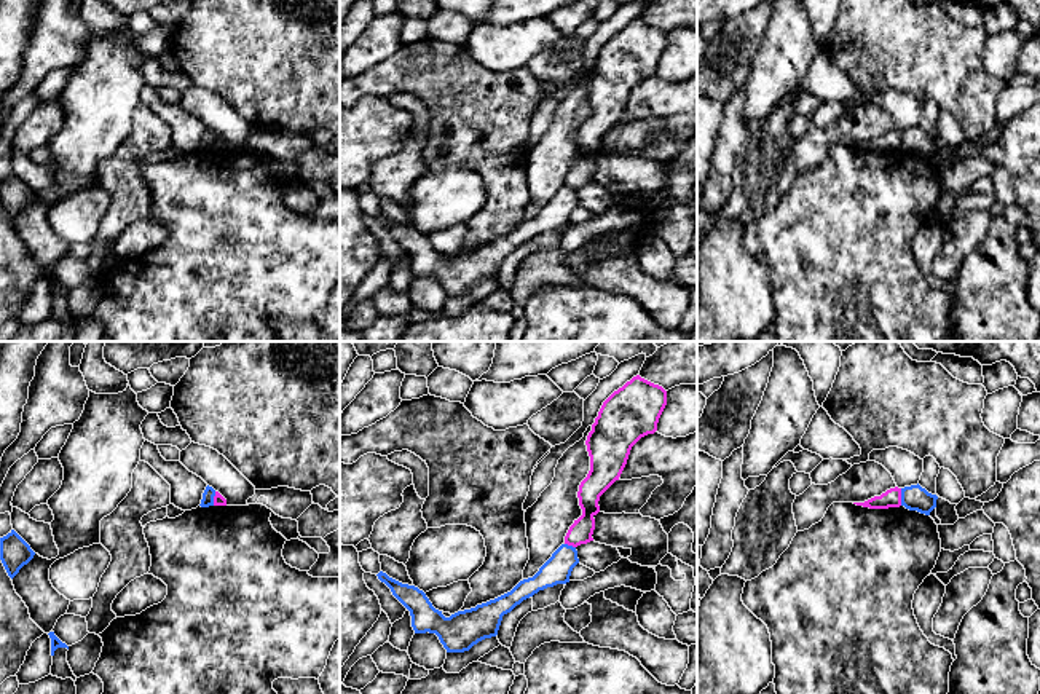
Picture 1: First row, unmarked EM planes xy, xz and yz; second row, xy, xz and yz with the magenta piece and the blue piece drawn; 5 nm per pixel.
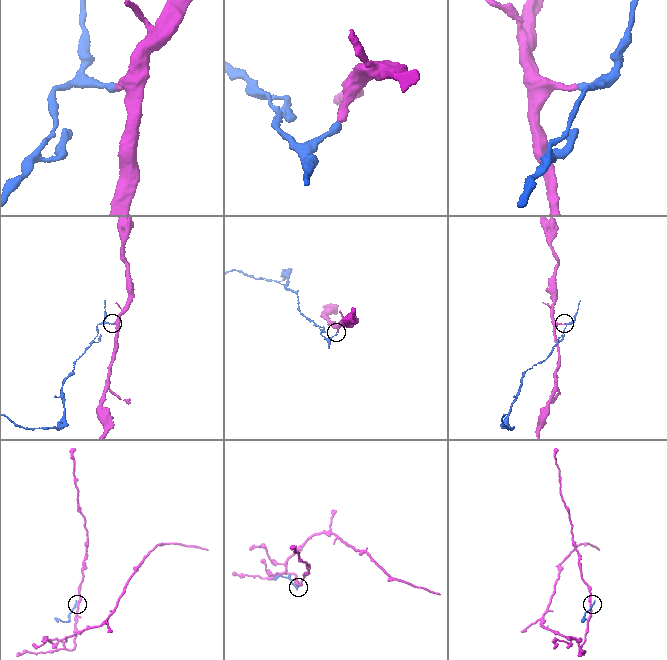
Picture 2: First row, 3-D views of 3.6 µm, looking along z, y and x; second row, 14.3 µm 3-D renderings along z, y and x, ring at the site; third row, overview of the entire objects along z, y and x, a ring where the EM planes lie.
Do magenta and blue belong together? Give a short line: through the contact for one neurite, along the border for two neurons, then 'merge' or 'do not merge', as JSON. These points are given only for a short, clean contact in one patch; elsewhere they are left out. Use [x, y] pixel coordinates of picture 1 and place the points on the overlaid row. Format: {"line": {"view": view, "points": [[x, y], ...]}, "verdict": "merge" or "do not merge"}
{"line": {"view": "yz", "points": [[900, 488], [902, 504]]}, "verdict": "do not merge"}

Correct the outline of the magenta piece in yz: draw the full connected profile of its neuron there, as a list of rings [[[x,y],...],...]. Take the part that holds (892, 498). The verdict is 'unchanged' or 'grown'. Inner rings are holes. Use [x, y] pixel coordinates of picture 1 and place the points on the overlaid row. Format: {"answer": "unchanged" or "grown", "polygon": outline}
{"answer": "unchanged", "polygon": [[[895,487],[882,493],[880,496],[874,496],[865,503],[853,503],[857,506],[869,507],[869,509],[888,509],[901,506],[901,488]]]}

